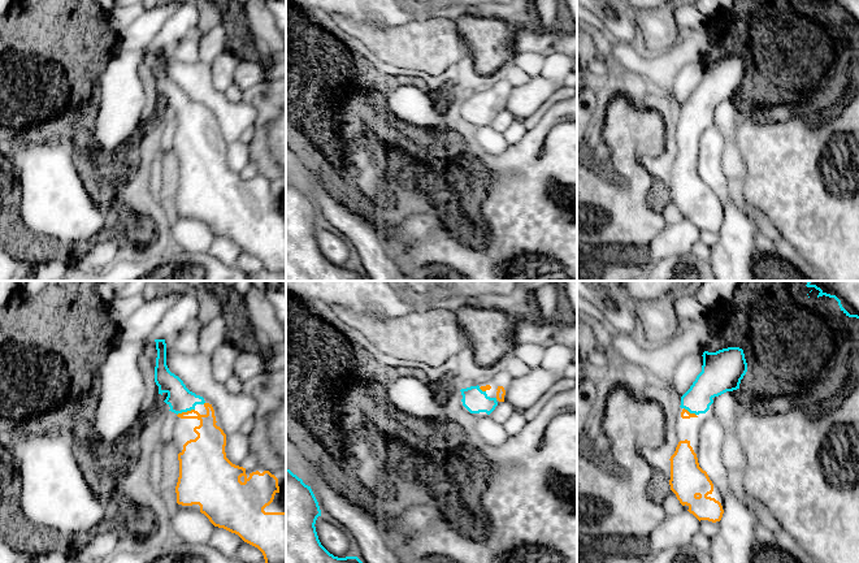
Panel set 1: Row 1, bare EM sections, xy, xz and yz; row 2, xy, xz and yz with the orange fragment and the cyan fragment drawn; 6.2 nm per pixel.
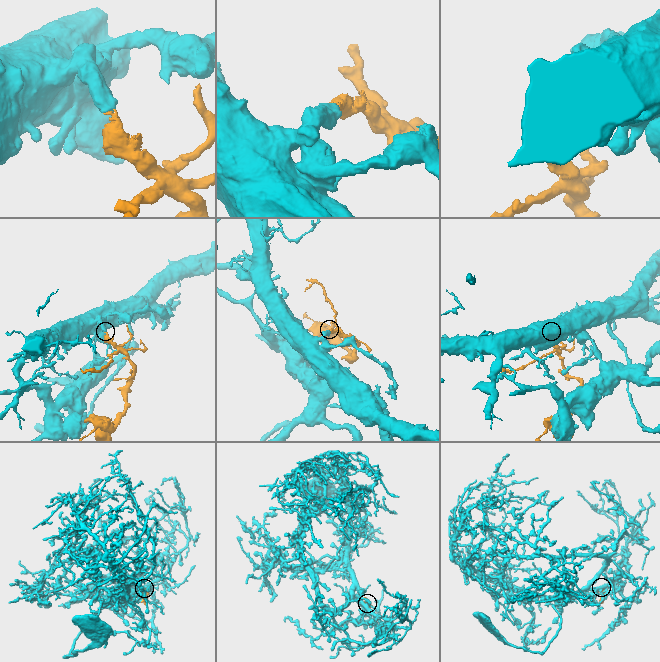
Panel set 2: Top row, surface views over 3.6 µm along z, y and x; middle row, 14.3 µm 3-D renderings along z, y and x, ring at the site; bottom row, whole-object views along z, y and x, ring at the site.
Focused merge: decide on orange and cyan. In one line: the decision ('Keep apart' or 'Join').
Join

